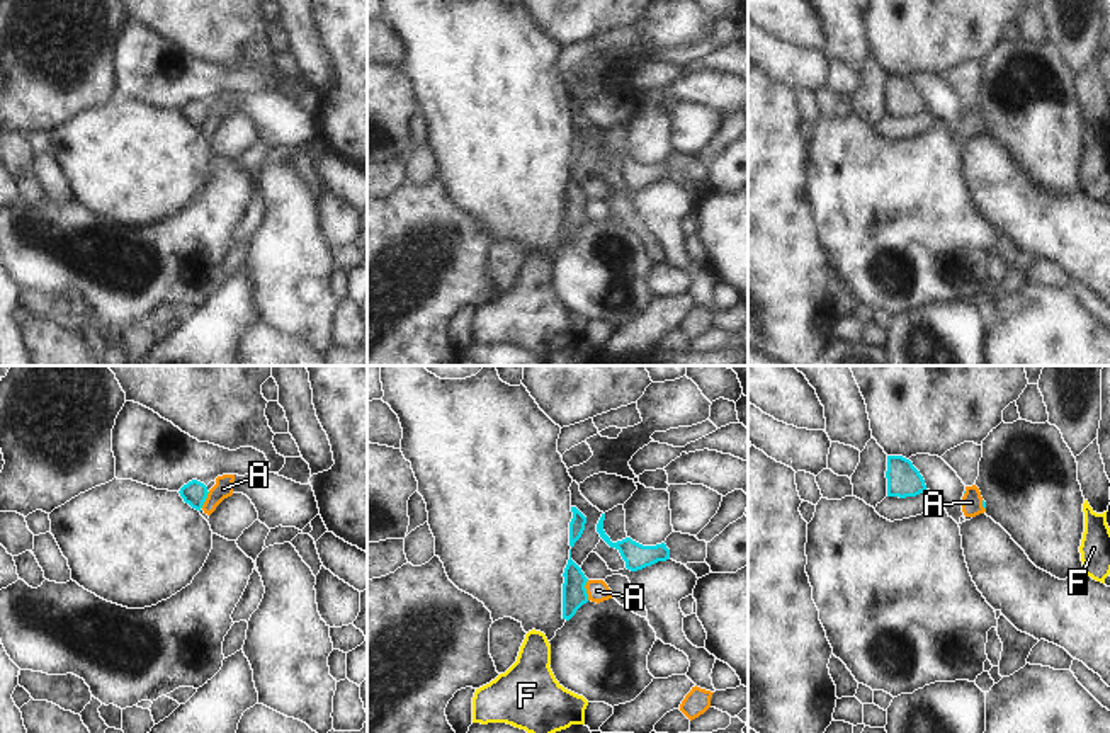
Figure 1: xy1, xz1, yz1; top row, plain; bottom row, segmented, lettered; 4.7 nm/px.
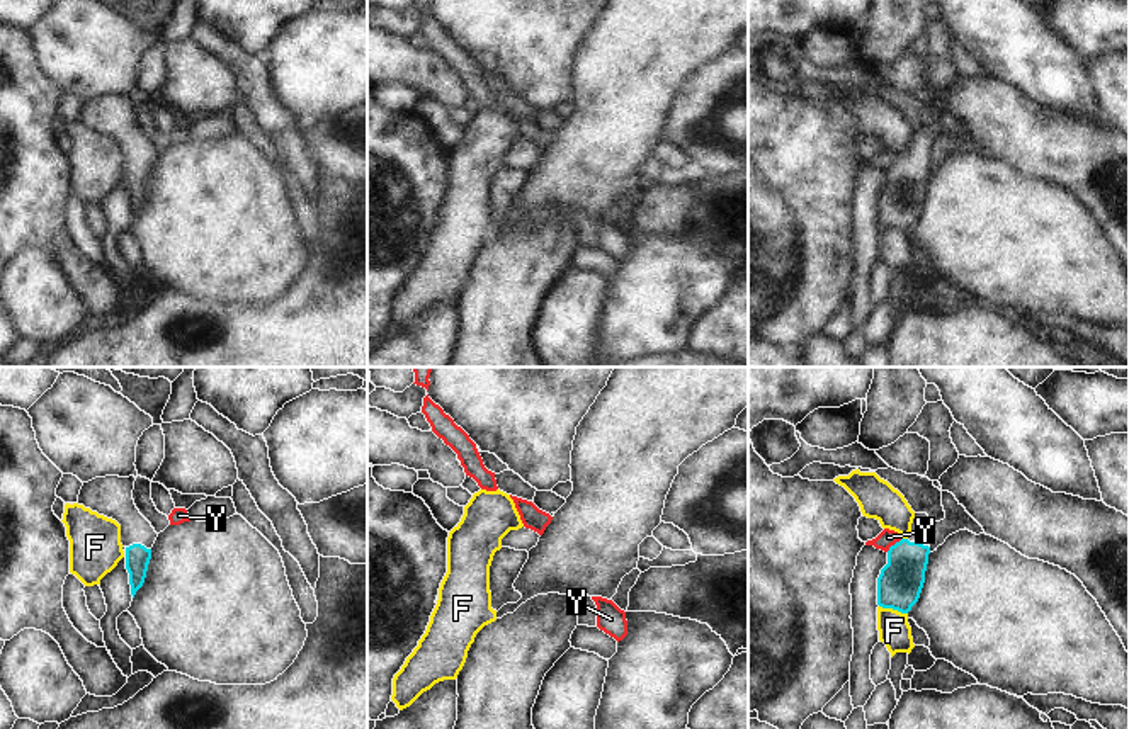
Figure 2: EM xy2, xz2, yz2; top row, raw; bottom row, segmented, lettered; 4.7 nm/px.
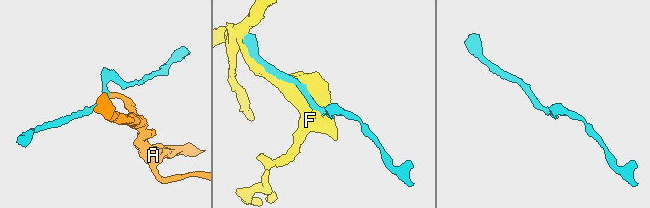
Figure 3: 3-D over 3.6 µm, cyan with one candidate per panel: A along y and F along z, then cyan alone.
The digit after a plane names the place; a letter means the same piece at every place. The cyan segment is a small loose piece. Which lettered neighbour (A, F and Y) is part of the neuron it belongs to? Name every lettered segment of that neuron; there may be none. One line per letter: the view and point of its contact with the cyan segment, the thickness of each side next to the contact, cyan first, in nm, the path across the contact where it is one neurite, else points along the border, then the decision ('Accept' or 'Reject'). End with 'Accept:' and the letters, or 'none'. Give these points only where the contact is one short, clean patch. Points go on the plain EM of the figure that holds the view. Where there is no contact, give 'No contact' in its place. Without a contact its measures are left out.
A: Touches cyan at xz1 (585, 210). Thickness 110 nm (cyan) against 100 nm. Boundary: xz1 (588, 199), (585, 204), (587, 218). Reject
F: Touches cyan at yz2 (893, 228). Thickness 220 nm (cyan) against 150 nm. Reject
Y: Touches cyan at yz2 (895, 163). Thickness 220 nm (cyan) against 80 nm. Boundary: yz2 (902, 157), (886, 170). Reject
Accept: none.

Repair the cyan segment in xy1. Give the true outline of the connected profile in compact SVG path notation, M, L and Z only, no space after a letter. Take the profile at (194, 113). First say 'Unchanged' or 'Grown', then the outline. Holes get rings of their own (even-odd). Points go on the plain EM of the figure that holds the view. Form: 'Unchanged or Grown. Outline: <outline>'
Unchanged. Outline: M192 99L184 104L178 112L185 122L201 131L209 111L204 102Z

